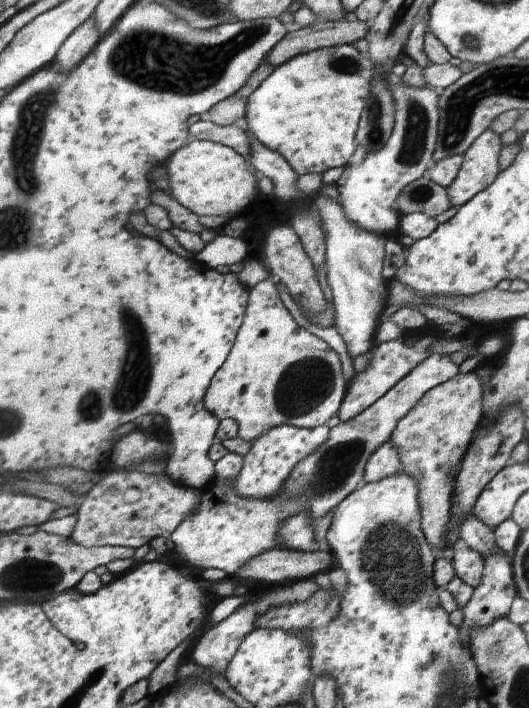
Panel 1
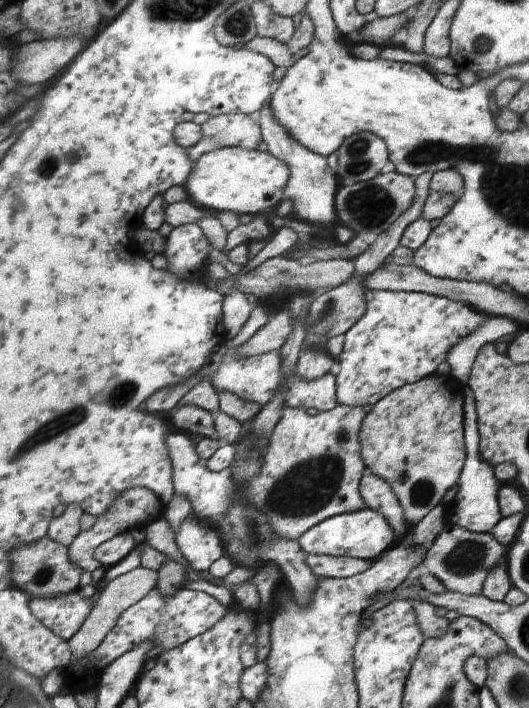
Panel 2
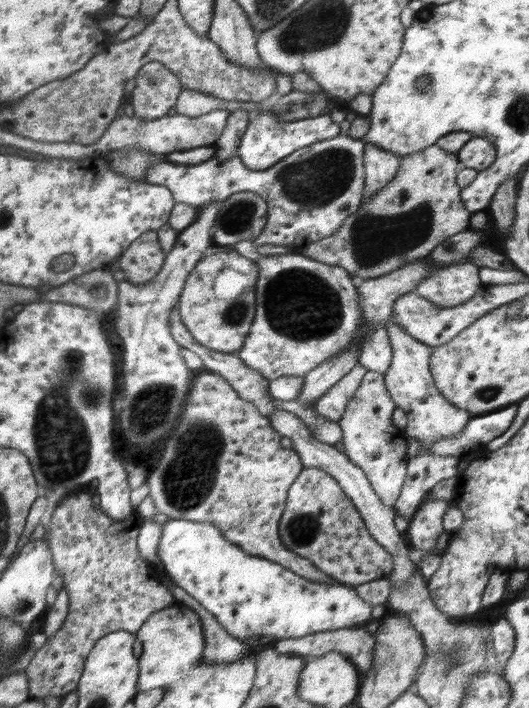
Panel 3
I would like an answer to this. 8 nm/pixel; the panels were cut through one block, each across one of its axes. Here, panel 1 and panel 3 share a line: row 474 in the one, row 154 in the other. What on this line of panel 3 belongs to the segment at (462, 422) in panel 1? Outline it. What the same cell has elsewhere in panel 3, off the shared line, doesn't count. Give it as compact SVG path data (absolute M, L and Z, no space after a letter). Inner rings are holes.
M438 145L407 154L402 157L392 182L364 201L353 215L344 220L338 232L309 244L302 251L312 260L345 268L352 277L363 279L379 277L423 259L442 241L466 231L469 227L472 213L464 208L461 201L462 188L455 181L459 169L457 153L442 150Z

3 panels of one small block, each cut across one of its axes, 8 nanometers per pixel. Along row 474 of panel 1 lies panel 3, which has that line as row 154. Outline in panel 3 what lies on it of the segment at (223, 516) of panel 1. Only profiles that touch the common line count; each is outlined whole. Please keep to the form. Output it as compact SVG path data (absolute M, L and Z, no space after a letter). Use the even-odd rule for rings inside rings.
M341 132L334 138L294 151L262 170L248 168L239 157L221 161L213 156L198 164L176 164L168 159L155 162L145 175L148 183L171 190L176 203L199 208L215 200L225 201L240 191L255 192L267 202L267 221L252 244L275 244L302 251L309 244L338 232L344 220L363 203L365 145L361 139Z

